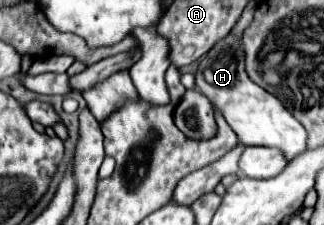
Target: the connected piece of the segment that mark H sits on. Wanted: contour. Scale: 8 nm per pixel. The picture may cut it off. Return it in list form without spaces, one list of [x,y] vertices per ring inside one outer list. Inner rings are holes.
[[[229,34],[225,40],[219,40],[219,44],[215,44],[215,48],[201,58],[195,84],[223,114],[241,144],[279,148],[287,160],[293,160],[307,150],[307,130],[303,124],[299,124],[299,120],[295,120],[295,116],[291,116],[291,112],[287,112],[287,108],[283,108],[273,94],[265,92],[247,78],[243,46],[235,36]]]

